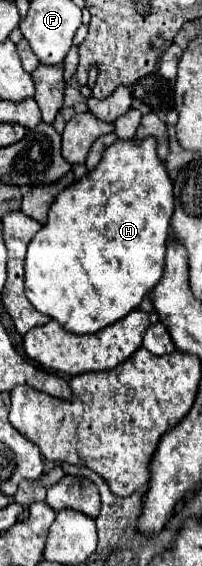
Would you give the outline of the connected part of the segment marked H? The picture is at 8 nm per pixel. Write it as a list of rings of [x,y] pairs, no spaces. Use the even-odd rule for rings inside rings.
[[[155,137],[117,139],[105,149],[99,165],[63,189],[51,209],[49,221],[31,239],[25,257],[25,295],[31,305],[59,321],[67,331],[97,333],[139,307],[141,299],[157,285],[165,267],[169,221],[173,217],[173,183],[157,157]]]

